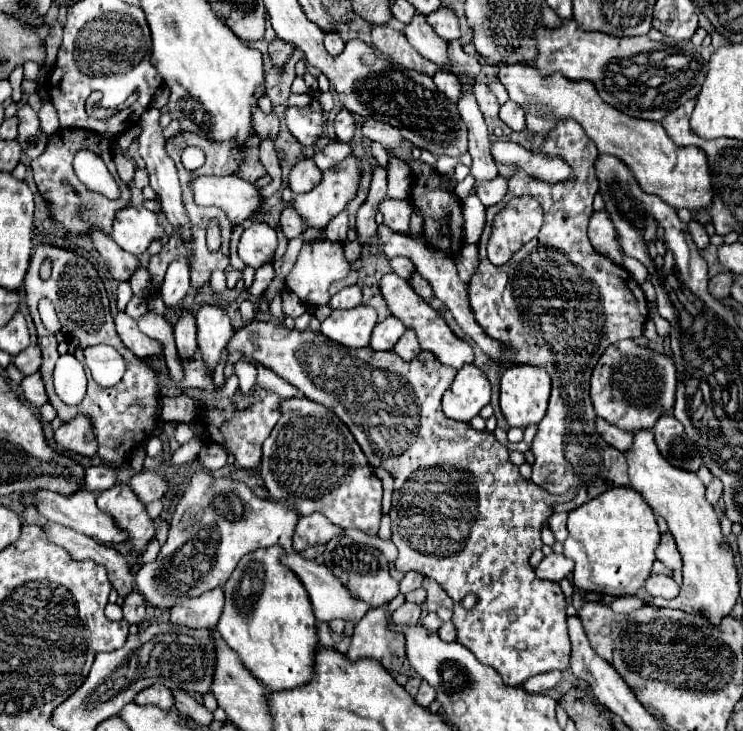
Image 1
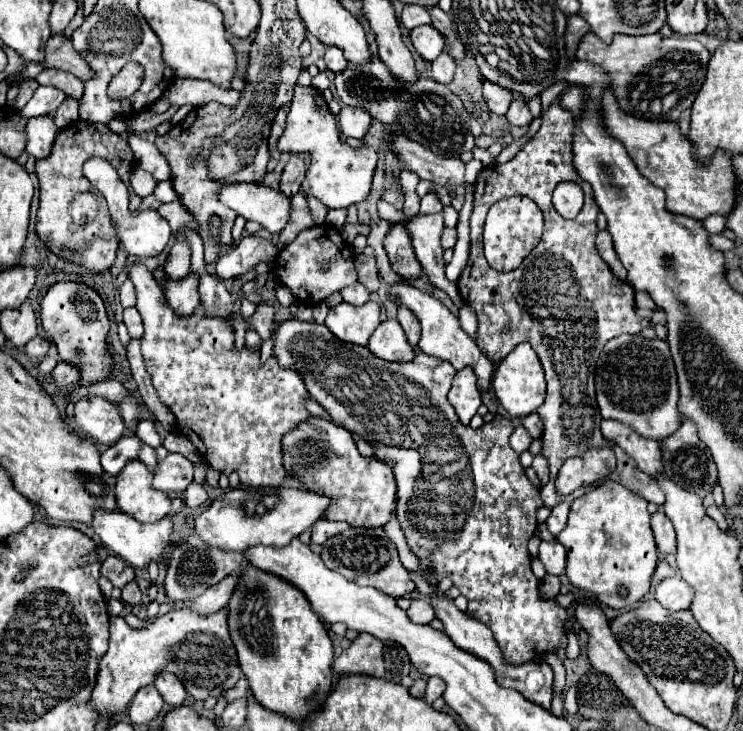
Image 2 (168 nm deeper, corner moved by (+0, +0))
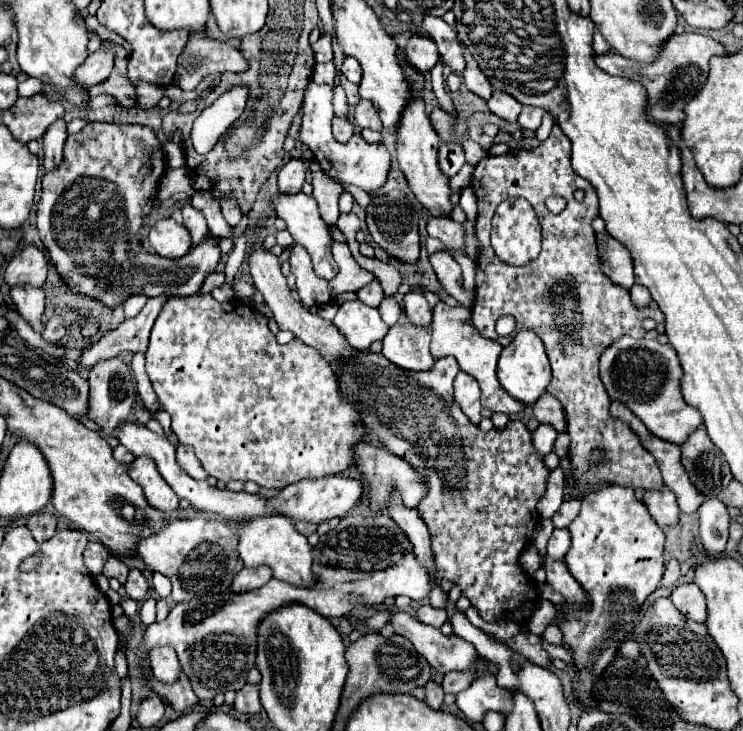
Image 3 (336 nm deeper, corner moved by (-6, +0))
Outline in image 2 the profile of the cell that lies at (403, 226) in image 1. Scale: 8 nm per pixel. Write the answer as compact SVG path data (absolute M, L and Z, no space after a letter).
M442 213L416 215L414 219L406 221L404 227L410 231L416 257L424 267L424 273L428 275L432 285L448 291L448 285L452 283L444 275L444 259L442 259L442 247L440 247L440 235L444 231Z

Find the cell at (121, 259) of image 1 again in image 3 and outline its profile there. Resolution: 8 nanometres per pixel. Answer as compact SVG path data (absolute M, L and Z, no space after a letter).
M192 295L192 297L172 297L164 305L164 311L158 315L152 333L150 333L150 343L146 351L146 371L148 377L154 385L154 391L162 403L162 407L170 413L172 417L172 431L176 433L178 441L182 445L190 445L196 451L196 457L202 461L204 469L208 475L216 477L218 481L254 481L260 487L266 489L284 489L286 485L292 485L300 479L310 479L310 477L320 477L320 475L336 475L344 473L354 465L354 449L360 441L364 441L366 427L360 419L360 413L356 409L356 403L350 395L342 395L338 387L338 375L334 367L328 367L312 351L312 347L304 345L300 339L292 339L286 345L280 345L274 337L274 333L268 329L268 317L264 317L258 309L252 305L244 305L240 301L228 301L228 303L218 303L212 295Z

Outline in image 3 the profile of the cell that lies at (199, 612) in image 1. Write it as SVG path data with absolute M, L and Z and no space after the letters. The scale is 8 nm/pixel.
M266 565L260 567L244 567L232 581L232 589L236 591L250 591L250 589L258 589L264 583L268 583L272 579L272 569L268 569Z

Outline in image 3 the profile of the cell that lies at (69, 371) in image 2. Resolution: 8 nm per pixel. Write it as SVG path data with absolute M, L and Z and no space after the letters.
M158 295L158 297L150 297L146 307L140 311L140 315L136 315L134 319L126 319L124 323L120 323L116 329L108 331L98 343L94 343L92 347L88 347L82 355L82 363L80 367L88 369L94 363L98 363L100 359L110 359L122 353L146 353L146 345L148 345L148 335L150 329L156 321L156 317L162 311L162 305L168 301L168 295Z

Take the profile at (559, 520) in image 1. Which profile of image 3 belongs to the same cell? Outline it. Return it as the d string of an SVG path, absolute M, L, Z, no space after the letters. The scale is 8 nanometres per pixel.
M570 499L570 501L564 501L562 507L554 513L552 521L554 521L554 527L568 527L576 515L580 513L580 501L578 499Z

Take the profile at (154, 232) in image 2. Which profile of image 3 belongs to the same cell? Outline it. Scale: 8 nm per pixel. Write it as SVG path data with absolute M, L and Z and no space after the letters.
M160 219L150 231L150 245L152 251L166 259L180 259L192 249L190 231L170 219Z

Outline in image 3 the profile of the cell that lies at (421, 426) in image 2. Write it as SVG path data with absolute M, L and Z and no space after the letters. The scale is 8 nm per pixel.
M360 351L352 363L338 367L338 379L340 391L358 399L360 413L366 415L364 425L368 427L370 437L428 475L430 489L418 511L430 531L436 583L440 589L450 591L452 585L458 585L462 595L470 599L472 607L476 607L480 617L488 623L510 615L514 621L526 621L536 601L536 587L530 577L524 575L518 565L518 557L532 541L532 533L538 523L534 509L546 491L550 469L534 449L532 433L524 423L510 421L504 429L492 429L488 433L480 431L478 425L468 423L468 417L454 403L452 393L452 383L458 371L460 367L452 357L436 359L432 371L414 373L388 363L382 355Z

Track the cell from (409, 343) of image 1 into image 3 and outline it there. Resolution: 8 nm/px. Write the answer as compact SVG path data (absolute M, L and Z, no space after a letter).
M414 289L414 291L406 293L406 297L404 297L404 311L406 311L408 319L414 325L428 327L432 323L432 309L430 309L422 289Z

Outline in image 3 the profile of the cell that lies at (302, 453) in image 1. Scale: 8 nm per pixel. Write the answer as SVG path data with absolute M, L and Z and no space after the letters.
M364 443L364 447L360 447L360 455L356 455L356 459L360 459L360 471L366 477L368 485L370 485L370 509L372 513L388 513L386 511L386 501L390 491L400 491L404 505L406 507L416 507L428 493L428 485L426 485L426 477L424 473L416 471L412 463L408 463L402 457L392 455L390 451L386 451L384 447L374 447Z

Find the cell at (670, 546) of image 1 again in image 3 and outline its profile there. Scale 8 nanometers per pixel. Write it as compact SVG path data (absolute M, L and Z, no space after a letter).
M664 485L660 491L648 489L644 491L642 503L648 507L648 513L660 527L670 527L678 523L678 503L676 495Z

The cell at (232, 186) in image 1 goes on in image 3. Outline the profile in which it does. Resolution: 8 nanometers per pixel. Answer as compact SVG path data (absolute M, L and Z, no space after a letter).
M296 193L296 195L278 195L274 201L274 209L278 211L278 217L282 217L288 225L290 235L294 237L296 243L300 243L302 247L308 249L308 253L312 255L312 263L314 263L314 271L316 275L320 275L322 279L334 279L338 275L338 265L330 253L334 239L330 235L330 227L324 223L324 219L320 217L318 211L318 203L314 197L304 195L304 193Z

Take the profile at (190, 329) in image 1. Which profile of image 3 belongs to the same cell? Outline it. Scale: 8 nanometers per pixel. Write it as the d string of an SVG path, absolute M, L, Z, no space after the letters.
M88 123L82 131L78 131L74 135L68 135L66 145L64 145L64 161L60 163L60 167L48 171L42 177L42 193L40 193L40 201L38 201L38 231L40 231L40 237L42 237L42 243L46 247L46 251L50 255L50 261L54 263L58 275L64 279L64 283L72 291L76 291L76 293L80 293L84 297L92 297L96 301L102 301L110 309L118 307L120 303L124 303L132 295L146 295L146 297L154 295L156 297L160 293L166 293L166 295L188 297L188 295L194 295L200 289L202 279L206 279L208 273L218 267L220 247L218 247L218 237L212 235L212 233L206 233L204 239L196 245L196 251L190 251L188 255L184 255L184 259L164 259L164 257L160 257L156 253L146 251L144 245L140 243L142 221L152 211L152 205L158 201L158 185L160 185L160 179L164 177L166 169L168 167L166 167L166 157L164 157L164 151L162 151L162 143L158 141L156 133L150 127L144 127L144 125L118 125L118 123Z

